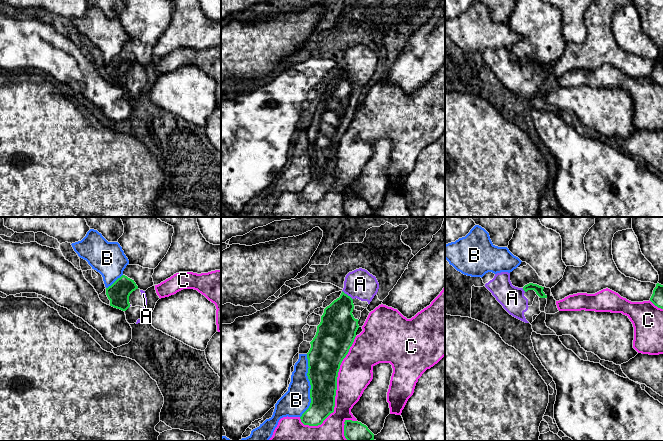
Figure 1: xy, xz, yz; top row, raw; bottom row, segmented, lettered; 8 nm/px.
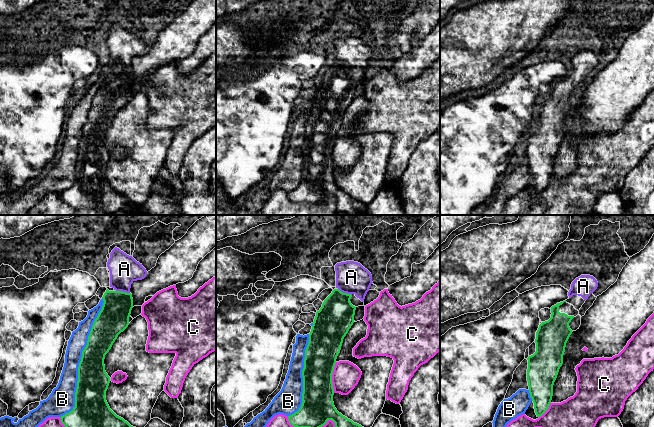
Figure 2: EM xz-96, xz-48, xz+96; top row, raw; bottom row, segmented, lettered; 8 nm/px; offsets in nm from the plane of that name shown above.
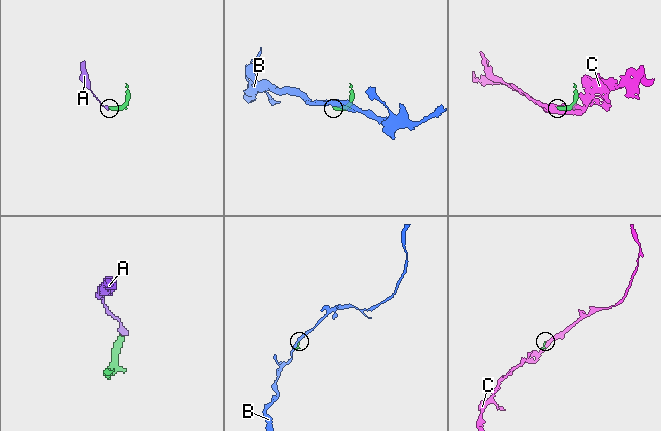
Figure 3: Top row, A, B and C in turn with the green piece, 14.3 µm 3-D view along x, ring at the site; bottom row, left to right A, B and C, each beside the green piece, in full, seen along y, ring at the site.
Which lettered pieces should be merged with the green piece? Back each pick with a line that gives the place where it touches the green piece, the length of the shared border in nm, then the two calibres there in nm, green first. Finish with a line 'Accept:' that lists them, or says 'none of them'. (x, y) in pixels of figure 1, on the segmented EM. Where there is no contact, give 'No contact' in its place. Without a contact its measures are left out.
A: Touches green at xz (346, 294). Shared border 120 nm. Thickness 280 nm (green) against 240 nm
Accept: A

